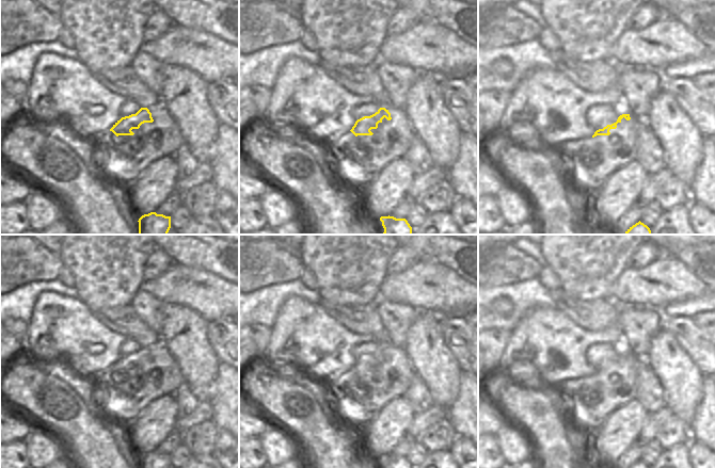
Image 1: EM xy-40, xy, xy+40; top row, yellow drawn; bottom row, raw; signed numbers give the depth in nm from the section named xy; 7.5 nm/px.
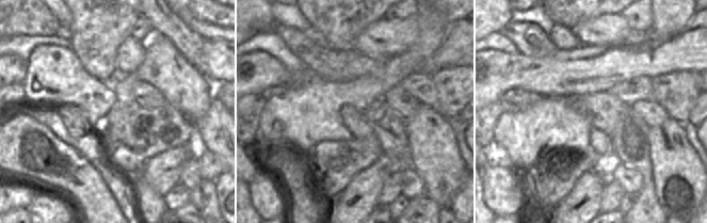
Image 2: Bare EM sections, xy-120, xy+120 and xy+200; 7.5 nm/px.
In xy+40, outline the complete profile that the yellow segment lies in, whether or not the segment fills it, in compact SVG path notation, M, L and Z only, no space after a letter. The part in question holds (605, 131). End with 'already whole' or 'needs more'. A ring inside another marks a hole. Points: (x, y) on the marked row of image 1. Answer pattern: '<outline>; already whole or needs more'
M622 114L618 117L617 122L611 124L611 125L607 125L606 127L604 127L603 129L599 129L594 132L594 134L592 135L592 138L597 136L597 135L609 135L610 132L609 130L610 129L616 129L617 128L617 124L618 123L621 123L621 119L622 118L625 118L626 120L630 120L631 117L630 117L630 114Z; already whole

